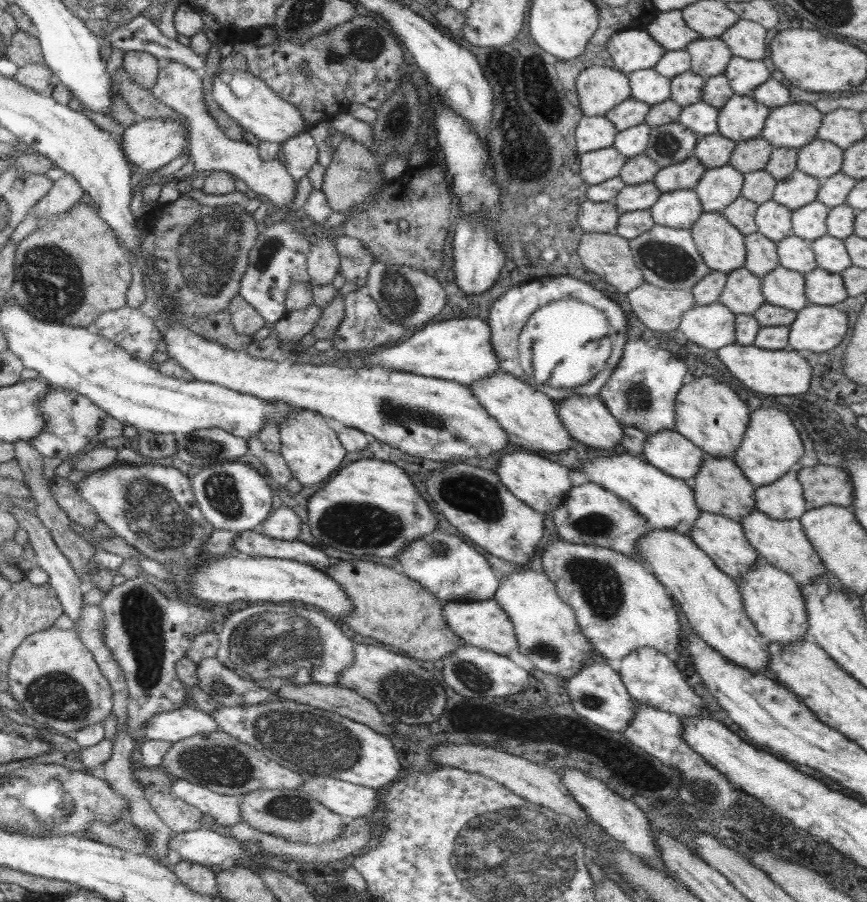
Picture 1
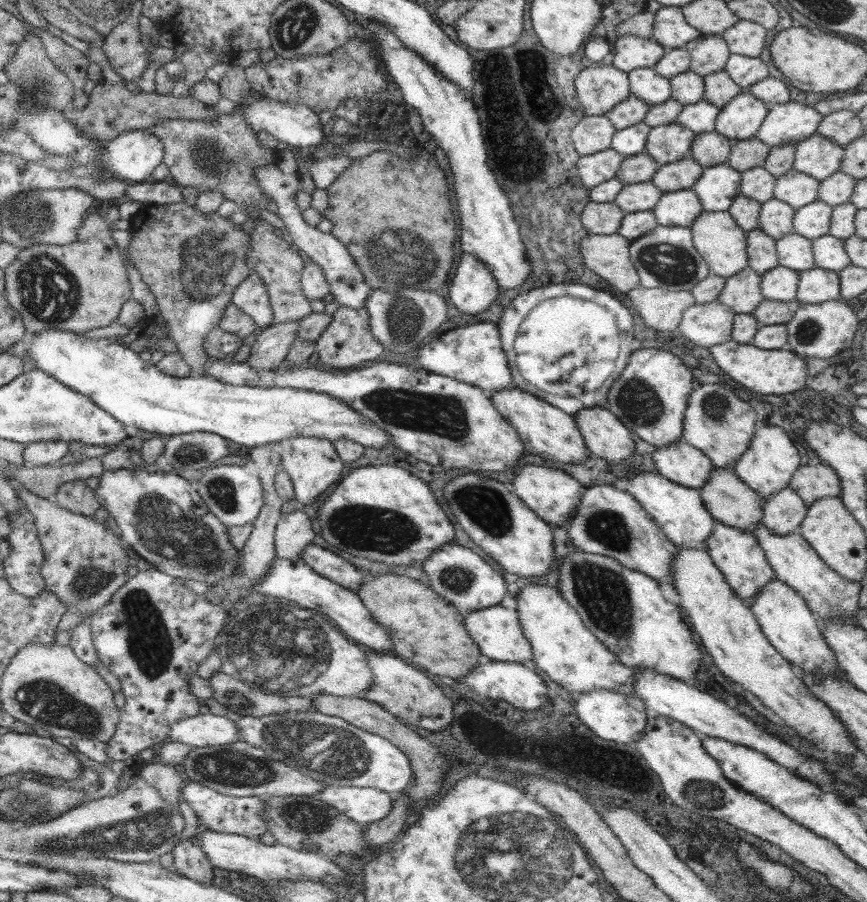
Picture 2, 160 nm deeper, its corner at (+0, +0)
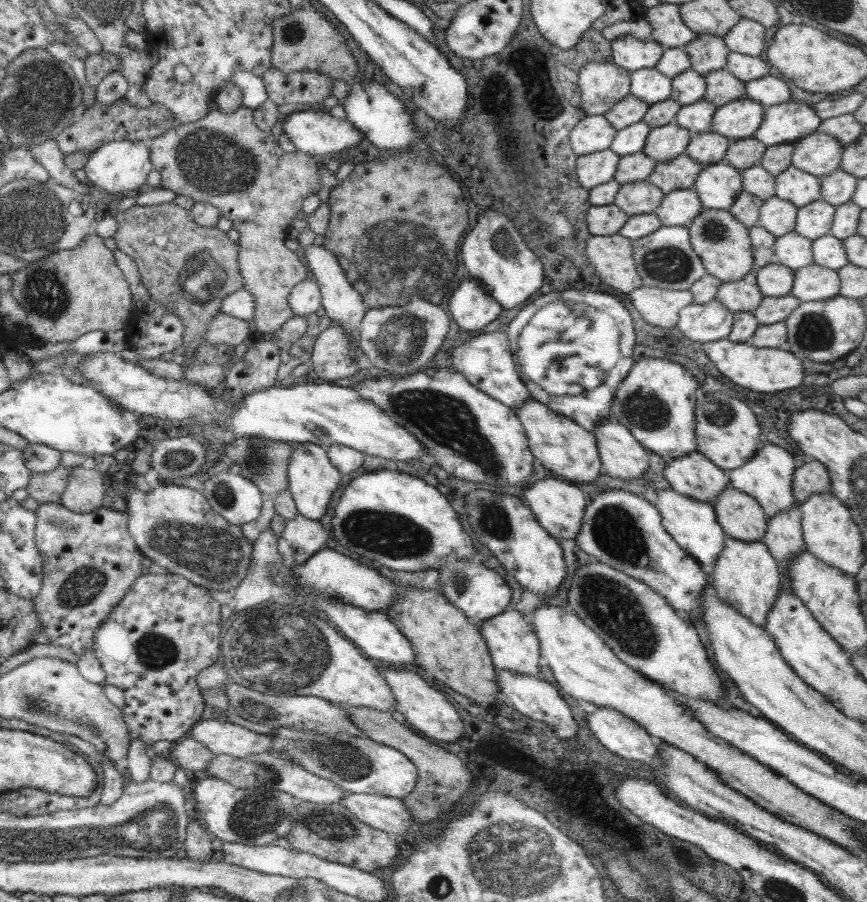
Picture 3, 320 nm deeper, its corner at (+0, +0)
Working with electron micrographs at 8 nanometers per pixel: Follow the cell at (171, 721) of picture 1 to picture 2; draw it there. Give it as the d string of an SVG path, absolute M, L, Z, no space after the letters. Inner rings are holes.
M198 713L173 722L169 727L169 740L193 747L224 746L241 740L234 721L213 713Z

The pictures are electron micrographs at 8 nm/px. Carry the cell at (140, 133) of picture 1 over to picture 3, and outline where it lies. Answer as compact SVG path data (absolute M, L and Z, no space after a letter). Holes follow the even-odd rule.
M122 140L104 144L88 154L81 175L83 179L102 191L127 194L137 193L137 190L146 184L148 174L153 170L148 142Z

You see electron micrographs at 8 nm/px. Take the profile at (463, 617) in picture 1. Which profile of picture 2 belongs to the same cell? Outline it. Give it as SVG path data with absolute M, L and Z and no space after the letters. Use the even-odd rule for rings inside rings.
M502 605L473 610L463 616L464 628L486 660L522 664L532 661L532 650L526 636L522 634L522 626L518 622L516 609L508 609Z

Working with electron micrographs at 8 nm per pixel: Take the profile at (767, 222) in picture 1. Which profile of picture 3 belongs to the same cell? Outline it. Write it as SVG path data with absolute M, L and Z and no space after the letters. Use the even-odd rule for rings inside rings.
M776 195L763 202L758 225L776 238L795 230L798 207Z

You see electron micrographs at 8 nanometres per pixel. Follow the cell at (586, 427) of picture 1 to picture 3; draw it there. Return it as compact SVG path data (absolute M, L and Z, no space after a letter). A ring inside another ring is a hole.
M613 418L599 424L592 433L604 474L639 483L647 473L649 456L632 433Z

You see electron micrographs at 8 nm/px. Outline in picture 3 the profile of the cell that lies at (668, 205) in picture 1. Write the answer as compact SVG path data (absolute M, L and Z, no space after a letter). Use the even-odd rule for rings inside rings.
M693 189L667 192L655 215L664 226L687 227L703 210L703 205Z

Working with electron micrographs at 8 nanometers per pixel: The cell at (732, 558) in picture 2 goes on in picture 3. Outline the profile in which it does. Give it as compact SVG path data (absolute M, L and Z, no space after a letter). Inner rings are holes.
M725 535L725 545L709 575L718 598L758 627L766 627L766 617L781 592L783 579L774 557L760 540L746 542Z

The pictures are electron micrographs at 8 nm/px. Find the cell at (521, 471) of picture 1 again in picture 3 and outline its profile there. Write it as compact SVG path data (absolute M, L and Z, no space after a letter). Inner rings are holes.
M544 478L534 482L525 490L523 500L528 503L538 524L555 539L574 539L580 532L588 501L584 492L579 487L576 488L574 484L564 480L560 482L556 478Z

